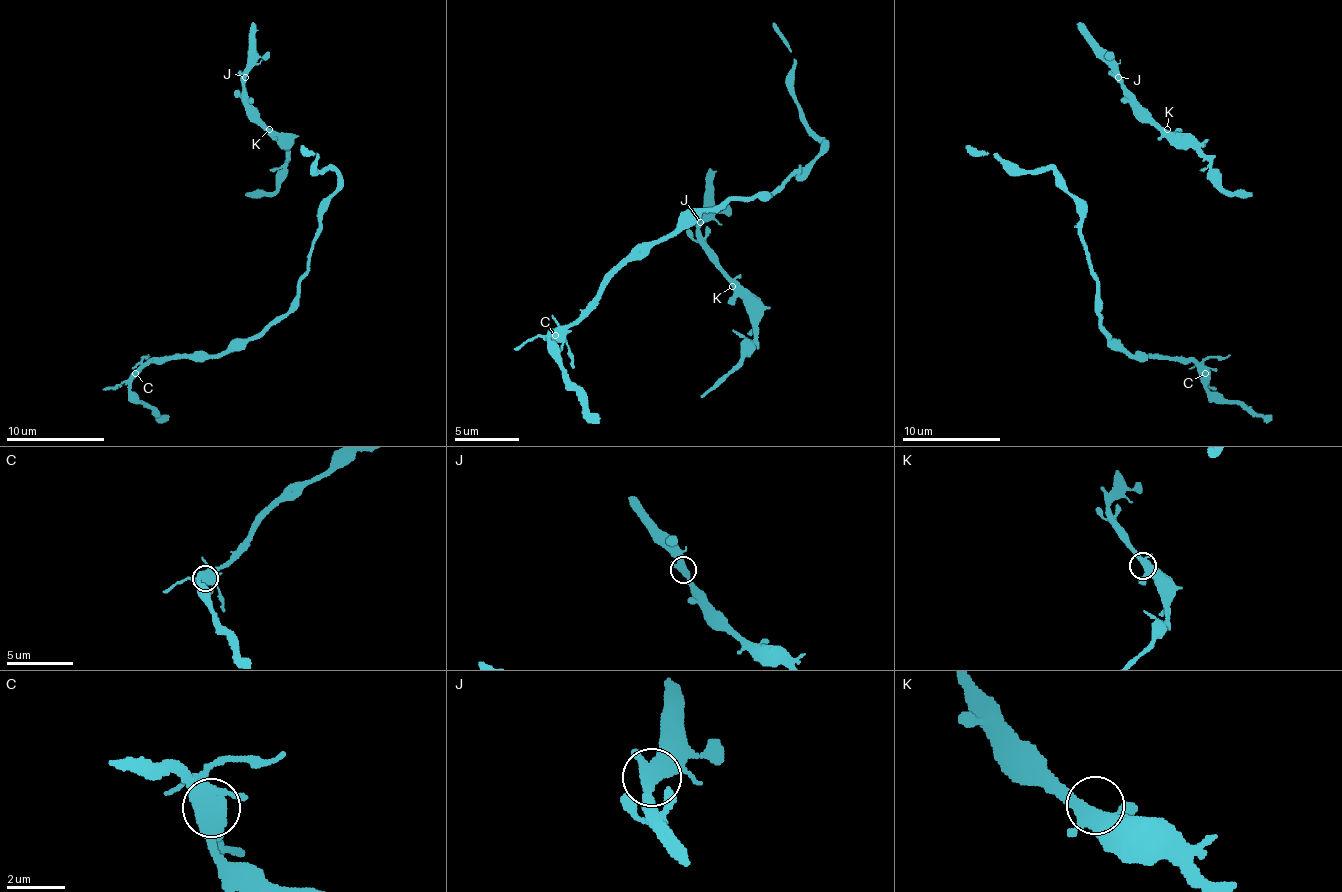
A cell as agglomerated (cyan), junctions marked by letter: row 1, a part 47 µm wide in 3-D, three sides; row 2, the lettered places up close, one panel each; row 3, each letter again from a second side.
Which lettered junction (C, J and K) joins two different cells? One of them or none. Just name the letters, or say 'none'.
C

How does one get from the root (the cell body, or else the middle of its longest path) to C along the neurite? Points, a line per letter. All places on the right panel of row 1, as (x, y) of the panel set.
C: (1098, 277), (1098, 326), (1128, 355), (1189, 358), (1204, 373)

